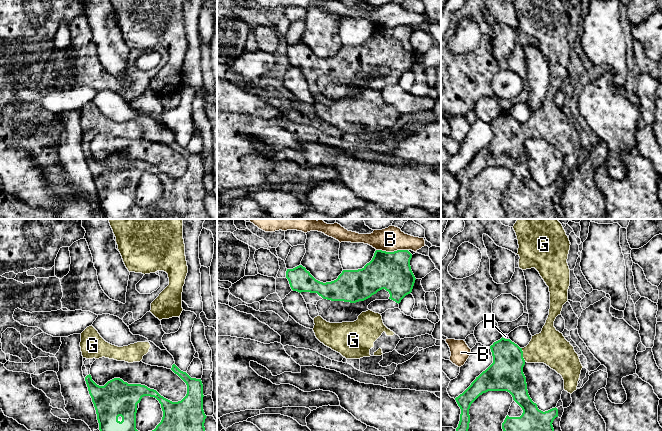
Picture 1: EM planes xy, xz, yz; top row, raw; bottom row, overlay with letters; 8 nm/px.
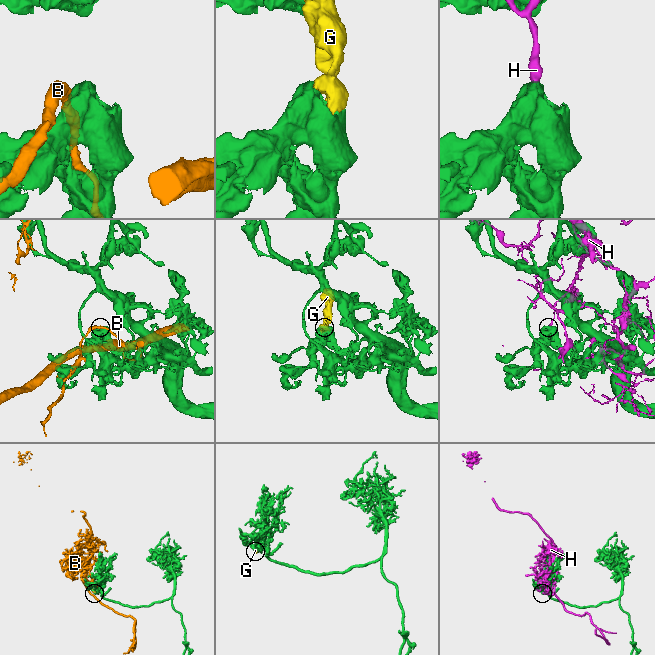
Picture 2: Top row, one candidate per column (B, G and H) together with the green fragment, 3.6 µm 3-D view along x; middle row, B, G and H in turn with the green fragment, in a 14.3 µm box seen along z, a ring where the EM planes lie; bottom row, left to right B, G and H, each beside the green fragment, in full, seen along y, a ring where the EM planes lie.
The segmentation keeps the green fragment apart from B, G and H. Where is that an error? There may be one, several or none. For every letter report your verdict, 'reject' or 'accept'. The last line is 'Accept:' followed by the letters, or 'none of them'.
B: reject
G: accept
H: reject
Accept: G

